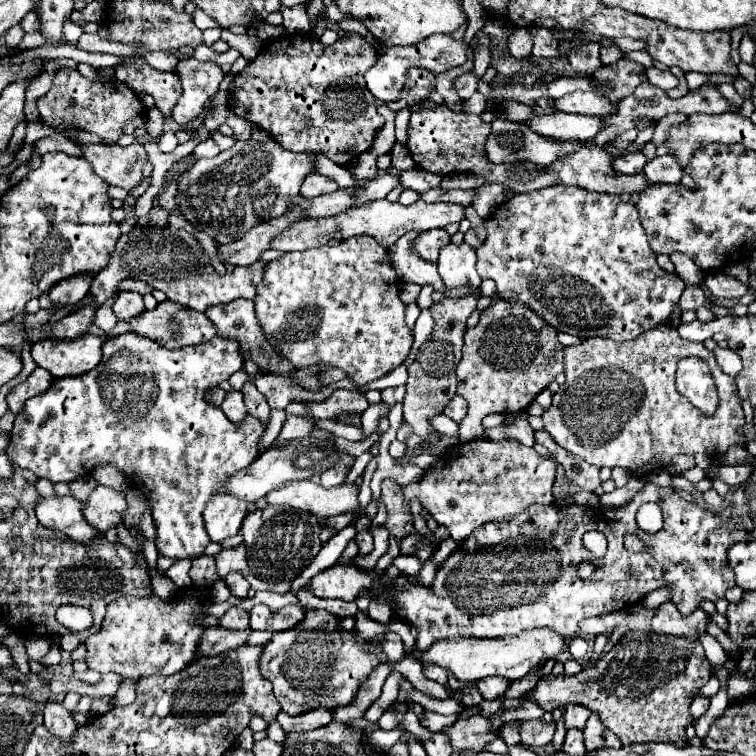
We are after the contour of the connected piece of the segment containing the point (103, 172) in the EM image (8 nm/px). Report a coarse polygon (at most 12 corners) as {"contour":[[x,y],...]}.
{"contour":[[80,145],[108,185],[134,189],[144,145]]}

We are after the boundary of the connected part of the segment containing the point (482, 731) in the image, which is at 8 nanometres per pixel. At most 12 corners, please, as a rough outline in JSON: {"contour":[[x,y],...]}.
{"contour":[[480,715],[440,733],[454,751],[480,751],[494,733]]}

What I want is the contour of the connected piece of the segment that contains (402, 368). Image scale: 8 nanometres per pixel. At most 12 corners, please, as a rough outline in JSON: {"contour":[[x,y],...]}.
{"contour":[[402,364],[384,377],[361,386],[361,393],[404,385],[407,366]]}

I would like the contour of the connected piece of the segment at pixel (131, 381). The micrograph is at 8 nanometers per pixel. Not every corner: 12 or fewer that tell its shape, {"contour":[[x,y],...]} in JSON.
{"contour":[[106,339],[6,455],[52,483],[114,463],[158,551],[202,555],[204,503],[260,455],[206,391],[234,339]]}

